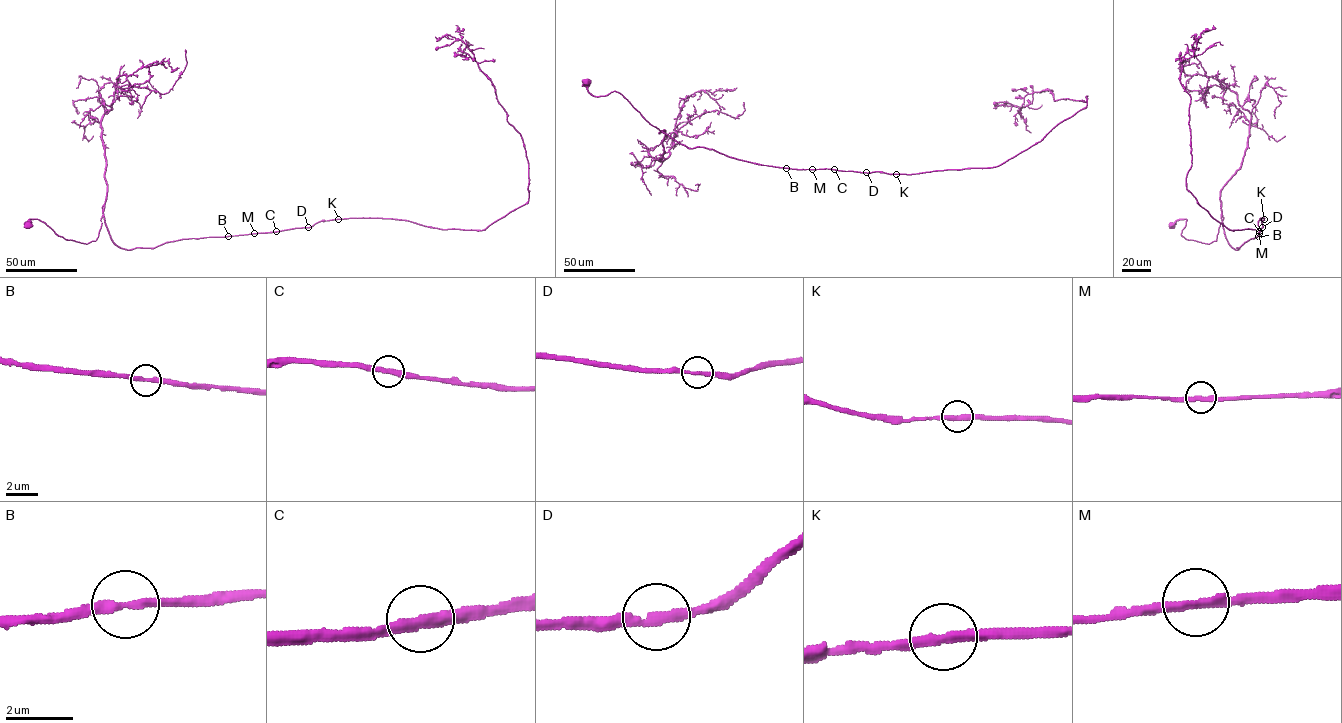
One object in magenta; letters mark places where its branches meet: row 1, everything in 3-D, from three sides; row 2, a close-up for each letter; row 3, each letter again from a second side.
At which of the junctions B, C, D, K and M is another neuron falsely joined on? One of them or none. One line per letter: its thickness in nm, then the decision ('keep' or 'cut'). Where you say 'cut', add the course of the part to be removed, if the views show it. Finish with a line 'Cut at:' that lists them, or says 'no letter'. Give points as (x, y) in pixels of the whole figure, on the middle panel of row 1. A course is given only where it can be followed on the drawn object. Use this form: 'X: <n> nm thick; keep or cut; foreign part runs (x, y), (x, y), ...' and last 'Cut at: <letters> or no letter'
B: 260 nm thick; keep
C: 320 nm thick; keep
D: 240 nm thick; keep
K: 320 nm thick; keep
M: 260 nm thick; keep
Cut at: no letter

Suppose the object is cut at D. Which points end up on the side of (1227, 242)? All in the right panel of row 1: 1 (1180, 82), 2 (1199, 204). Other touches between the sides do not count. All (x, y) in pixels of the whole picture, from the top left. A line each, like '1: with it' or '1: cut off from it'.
1: cut off from it
2: cut off from it

